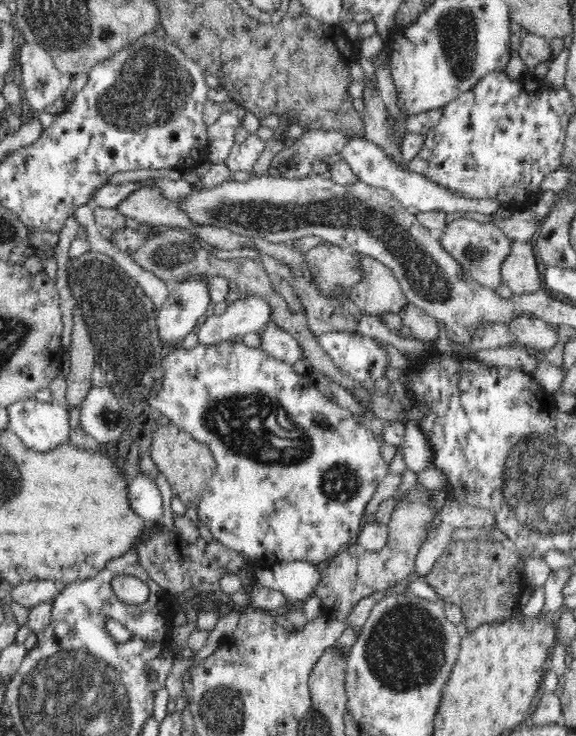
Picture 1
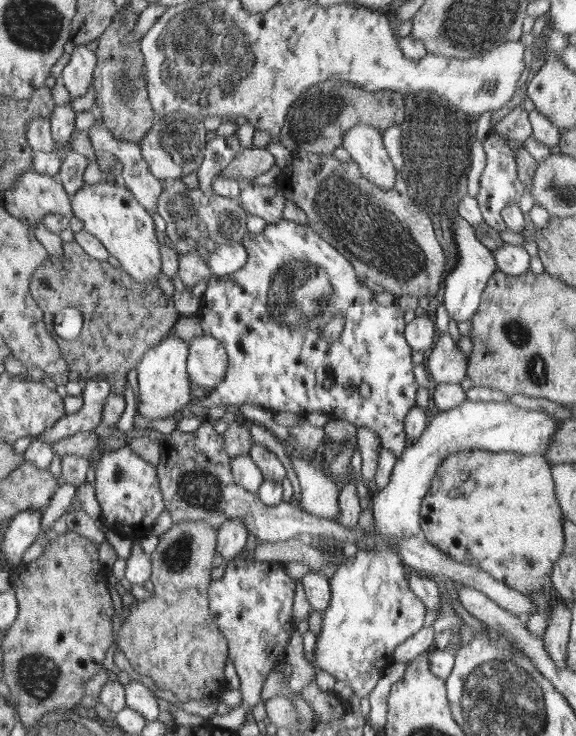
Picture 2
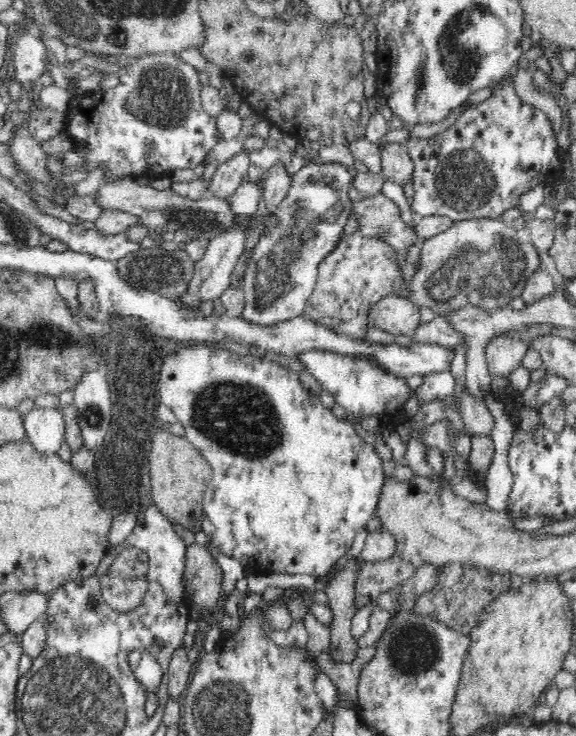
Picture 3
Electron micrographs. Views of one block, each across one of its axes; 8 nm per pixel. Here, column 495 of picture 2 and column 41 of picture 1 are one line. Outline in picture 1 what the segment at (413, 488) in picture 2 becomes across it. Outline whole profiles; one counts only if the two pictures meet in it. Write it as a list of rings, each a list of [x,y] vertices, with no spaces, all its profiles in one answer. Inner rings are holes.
[[[35,398],[14,401],[7,406],[8,428],[13,431],[26,447],[38,452],[48,452],[69,441],[72,434],[69,412],[56,402],[43,402]]]

